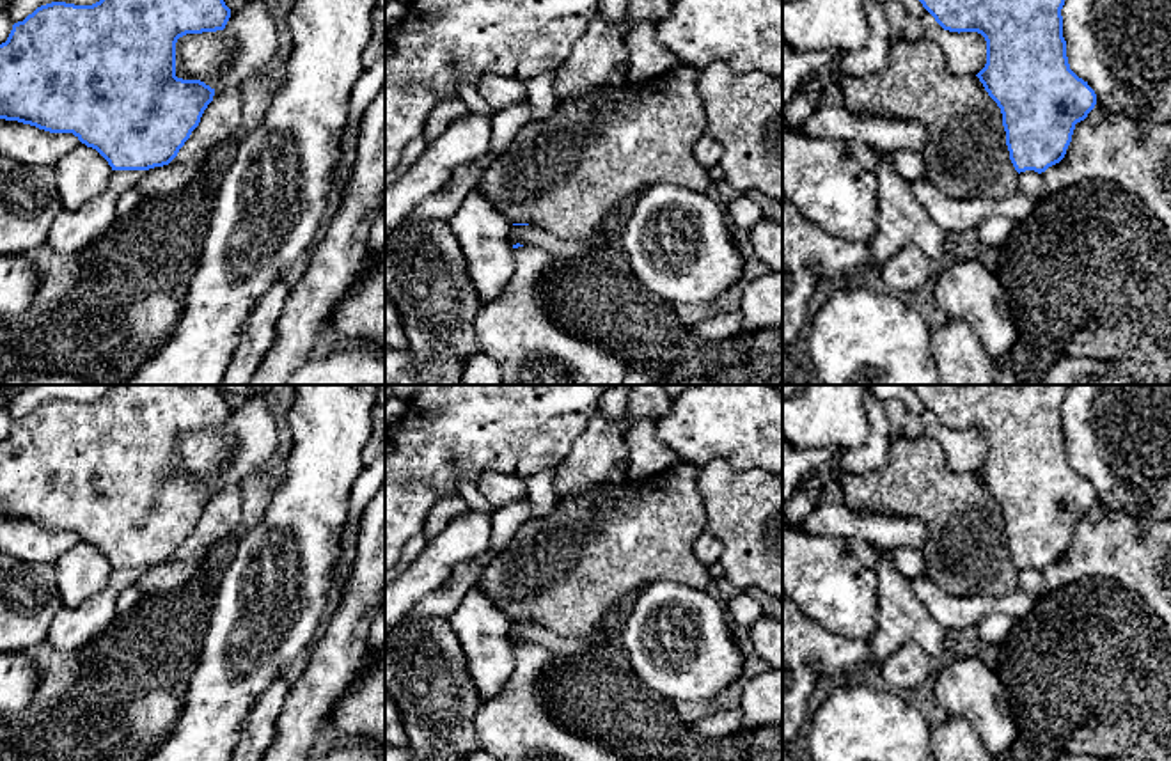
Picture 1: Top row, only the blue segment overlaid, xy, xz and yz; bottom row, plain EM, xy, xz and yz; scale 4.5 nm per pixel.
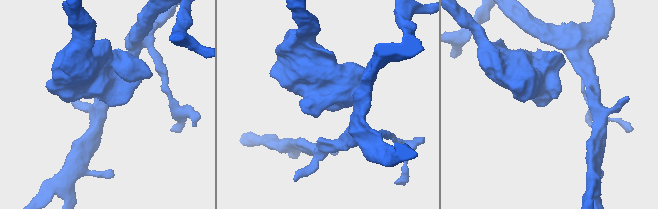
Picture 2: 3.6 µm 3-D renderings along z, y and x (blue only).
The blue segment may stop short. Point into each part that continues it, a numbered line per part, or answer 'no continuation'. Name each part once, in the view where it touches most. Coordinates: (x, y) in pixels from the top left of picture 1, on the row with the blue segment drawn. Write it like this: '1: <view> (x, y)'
no continuation

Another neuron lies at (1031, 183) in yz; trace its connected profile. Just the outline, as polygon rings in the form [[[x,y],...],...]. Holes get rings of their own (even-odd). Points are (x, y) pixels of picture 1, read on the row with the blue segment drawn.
[[[1034,170],[1018,174],[1018,192],[1033,197],[1036,202],[1047,195],[1043,176]]]

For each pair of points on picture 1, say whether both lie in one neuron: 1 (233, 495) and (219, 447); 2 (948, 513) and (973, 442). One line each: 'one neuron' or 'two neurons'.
1: two neurons
2: two neurons

